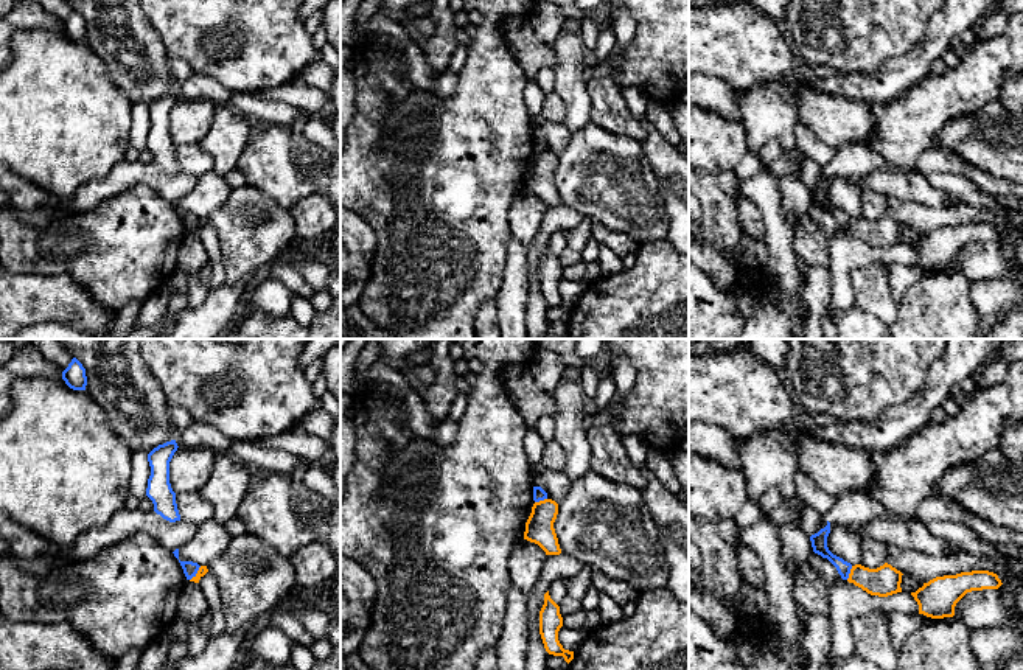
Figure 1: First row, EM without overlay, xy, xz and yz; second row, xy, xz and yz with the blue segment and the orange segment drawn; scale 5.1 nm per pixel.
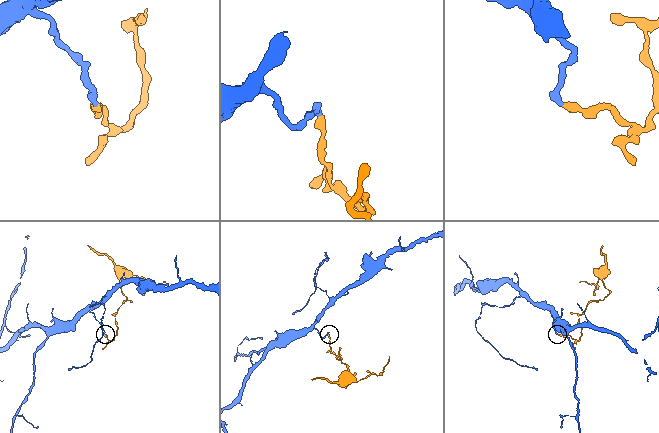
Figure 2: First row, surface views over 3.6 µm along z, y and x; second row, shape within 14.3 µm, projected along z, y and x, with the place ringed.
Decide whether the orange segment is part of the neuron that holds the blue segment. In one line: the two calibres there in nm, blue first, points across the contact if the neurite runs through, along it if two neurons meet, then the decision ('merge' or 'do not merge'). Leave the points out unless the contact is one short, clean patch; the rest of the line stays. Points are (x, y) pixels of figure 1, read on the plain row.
calibres 80 and 160 nm; border yz (852, 218), (846, 230); do not merge

